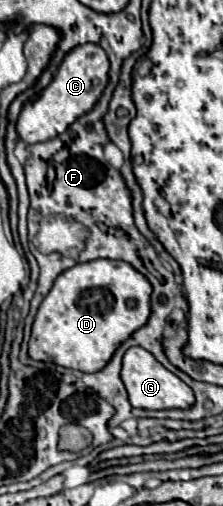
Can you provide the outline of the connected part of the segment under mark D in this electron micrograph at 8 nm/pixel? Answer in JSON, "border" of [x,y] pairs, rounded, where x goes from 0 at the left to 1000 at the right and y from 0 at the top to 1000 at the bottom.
{"border":[[[408,514],[354,518],[256,545],[220,581],[193,589],[130,672],[130,708],[184,715],[247,715],[283,727],[354,735],[435,735],[471,727],[525,684],[570,672],[614,648],[632,648],[677,621],[677,561],[641,542],[623,542],[587,522],[543,514]]]}

